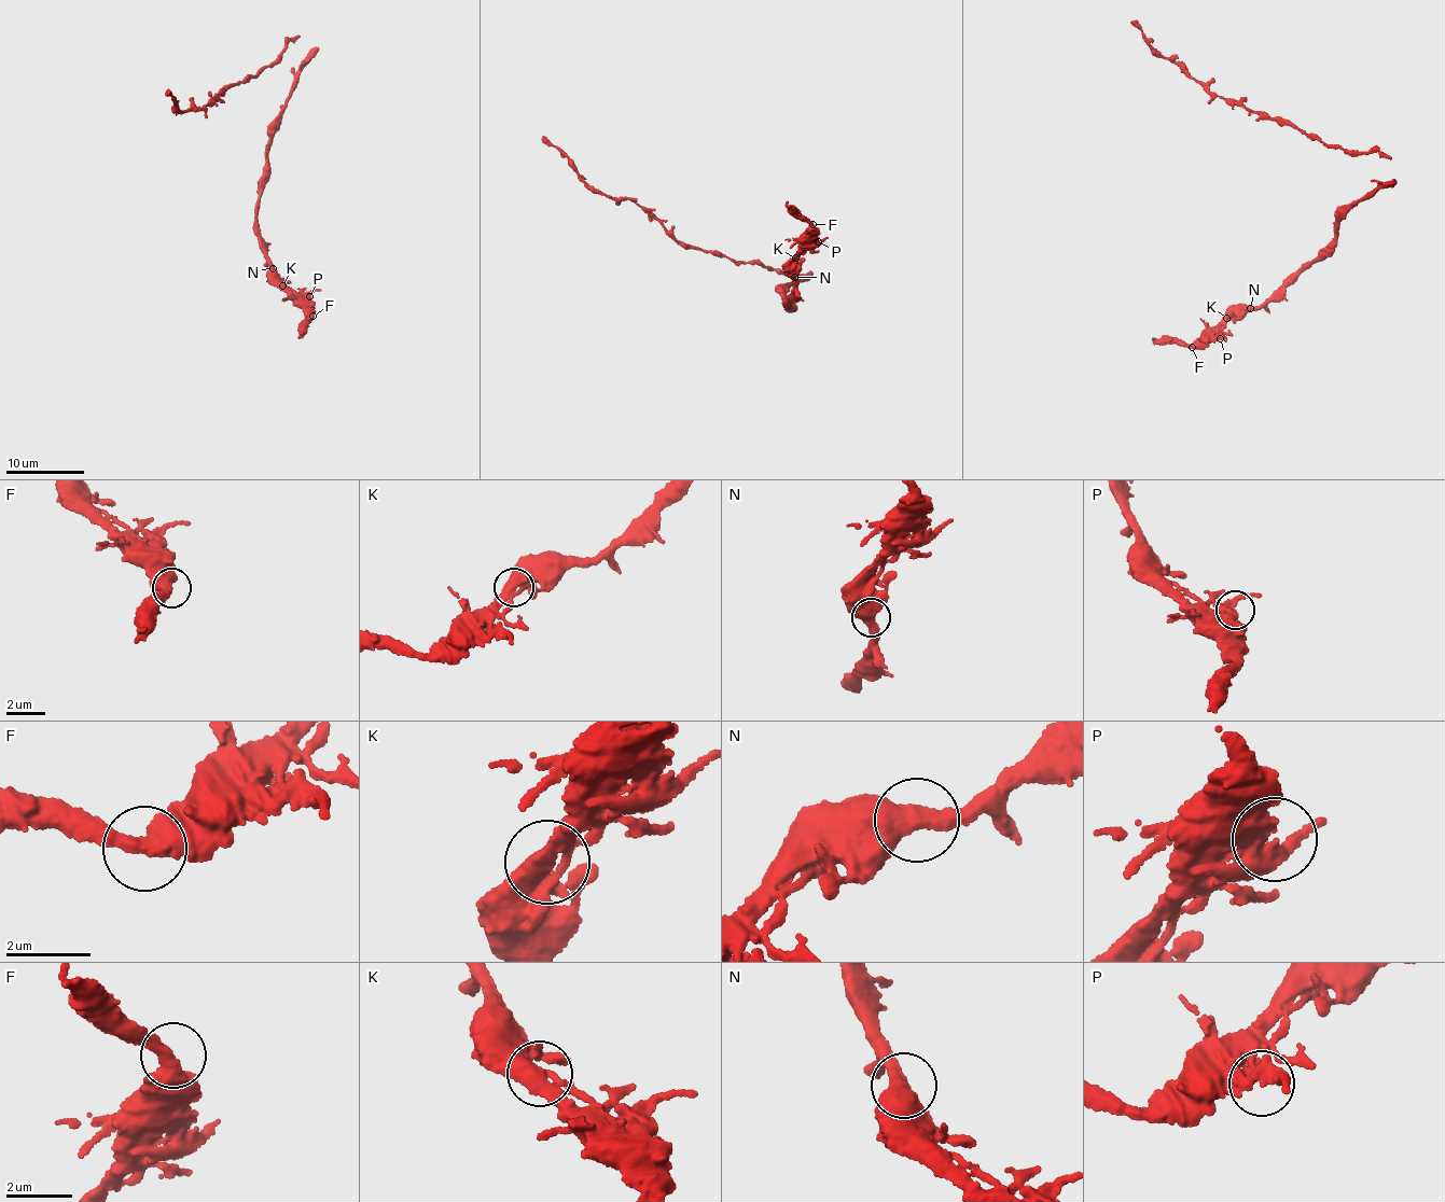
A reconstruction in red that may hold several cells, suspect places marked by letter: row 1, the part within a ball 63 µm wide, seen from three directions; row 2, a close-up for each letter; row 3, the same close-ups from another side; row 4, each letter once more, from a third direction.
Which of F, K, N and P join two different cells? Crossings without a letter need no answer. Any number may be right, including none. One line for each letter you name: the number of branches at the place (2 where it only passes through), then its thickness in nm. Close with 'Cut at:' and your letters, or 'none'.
Cut at: none

